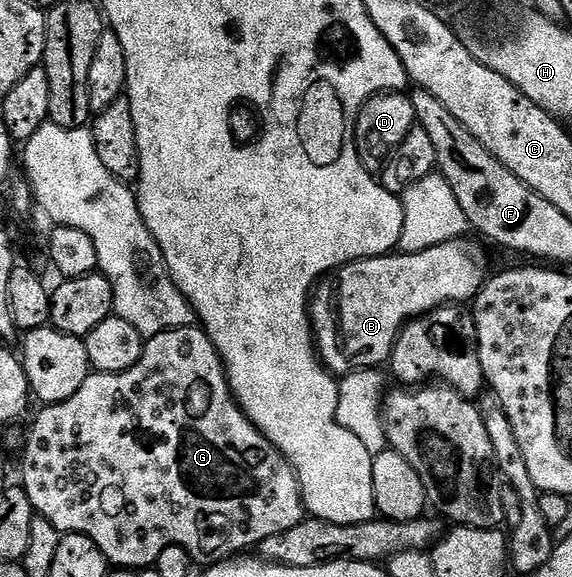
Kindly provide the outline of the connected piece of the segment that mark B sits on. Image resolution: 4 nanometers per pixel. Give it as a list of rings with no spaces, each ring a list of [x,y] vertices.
[[[457,239],[430,247],[426,251],[406,253],[393,251],[382,257],[367,257],[352,261],[338,271],[336,281],[336,326],[328,325],[328,293],[323,287],[317,288],[310,305],[312,332],[320,360],[333,374],[347,375],[354,369],[374,369],[391,358],[392,348],[398,335],[409,321],[432,313],[435,309],[455,306],[457,303],[475,302],[480,288],[490,276],[488,257],[481,242]]]

